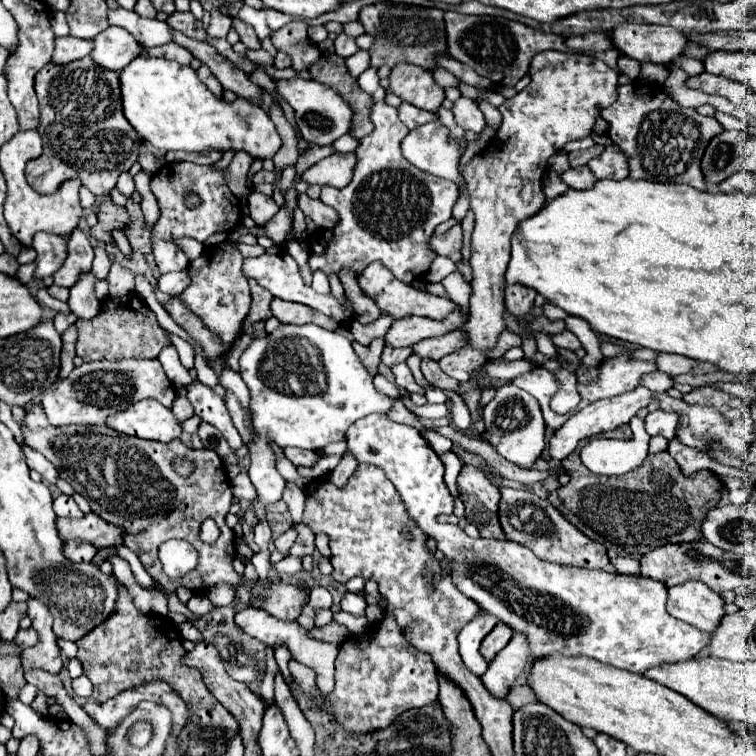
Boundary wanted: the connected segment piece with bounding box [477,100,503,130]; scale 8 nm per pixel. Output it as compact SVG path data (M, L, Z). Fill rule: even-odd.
M479 100L477 104L479 104L479 108L481 108L481 112L483 112L485 120L487 120L487 126L489 126L491 130L499 130L499 126L501 126L501 122L503 122L501 112L499 112L495 106L491 106L491 104L483 102L483 100Z

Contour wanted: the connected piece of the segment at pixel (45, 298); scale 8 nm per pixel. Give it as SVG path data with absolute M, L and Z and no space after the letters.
M40 288L37 292L36 297L39 303L44 304L57 312L61 312L64 314L69 314L71 312L66 302L64 302L64 309L63 309L63 302L50 296L46 288Z

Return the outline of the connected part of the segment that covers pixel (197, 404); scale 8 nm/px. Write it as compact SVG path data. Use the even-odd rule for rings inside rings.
M201 382L187 386L187 396L195 408L195 414L201 416L203 422L209 422L211 426L215 426L233 450L239 450L243 446L243 440L239 432L235 430L231 416L227 414L227 408L223 406L221 396L217 396L209 386Z

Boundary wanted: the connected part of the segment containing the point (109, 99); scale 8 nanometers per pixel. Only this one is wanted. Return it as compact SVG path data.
M91 56L65 66L47 62L35 76L35 92L41 106L43 154L27 164L27 182L41 194L51 194L67 178L81 178L95 196L109 196L119 174L137 162L141 144L123 114L119 72L105 70Z

